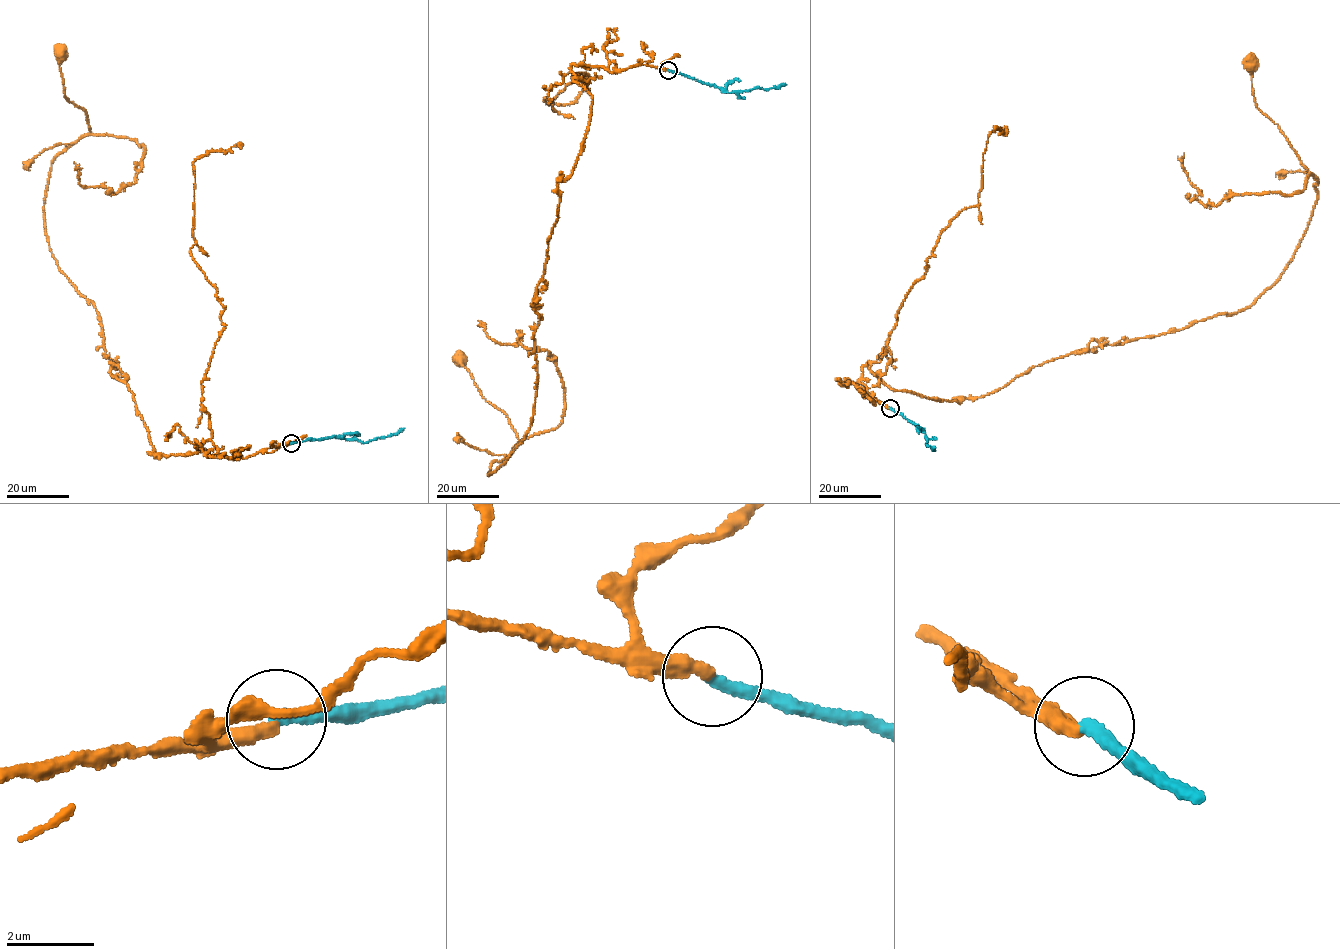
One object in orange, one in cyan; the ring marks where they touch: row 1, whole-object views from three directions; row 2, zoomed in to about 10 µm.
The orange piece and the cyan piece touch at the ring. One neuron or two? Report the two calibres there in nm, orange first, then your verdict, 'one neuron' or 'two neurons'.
320 nm thick on the orange side, 280 nm on the other; two neurons

